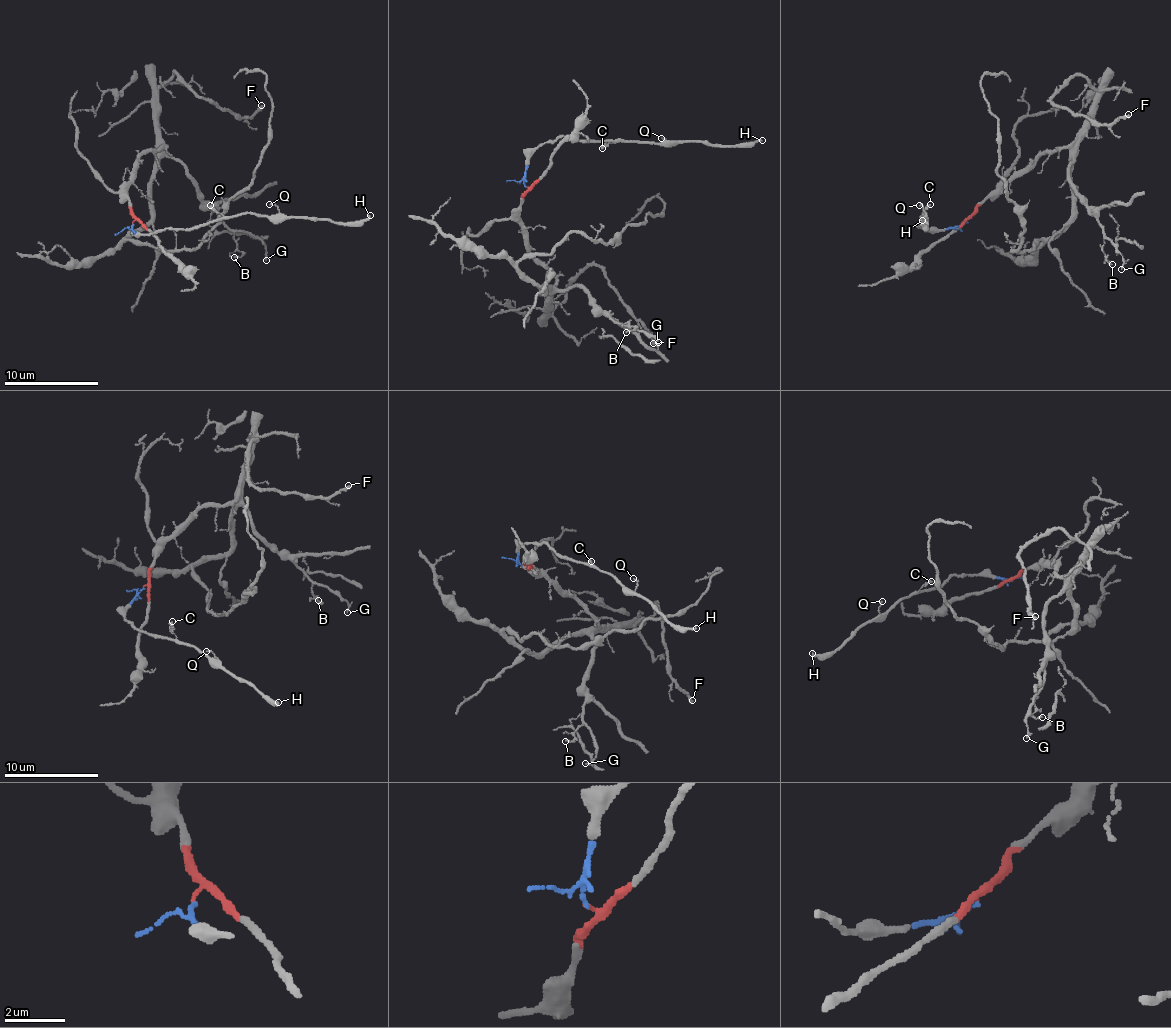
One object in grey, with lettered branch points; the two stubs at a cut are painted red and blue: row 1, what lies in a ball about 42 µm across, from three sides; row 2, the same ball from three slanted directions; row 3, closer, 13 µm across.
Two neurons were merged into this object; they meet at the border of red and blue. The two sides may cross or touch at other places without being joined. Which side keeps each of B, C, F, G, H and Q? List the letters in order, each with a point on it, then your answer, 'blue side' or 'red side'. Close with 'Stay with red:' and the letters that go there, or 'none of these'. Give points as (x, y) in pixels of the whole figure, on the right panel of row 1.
B: (1112, 264) | red side
C: (930, 204) | blue side
F: (1128, 114) | red side
G: (1121, 269) | red side
H: (922, 220) | blue side
Q: (919, 205) | blue side
Stay with red: B, F, G

